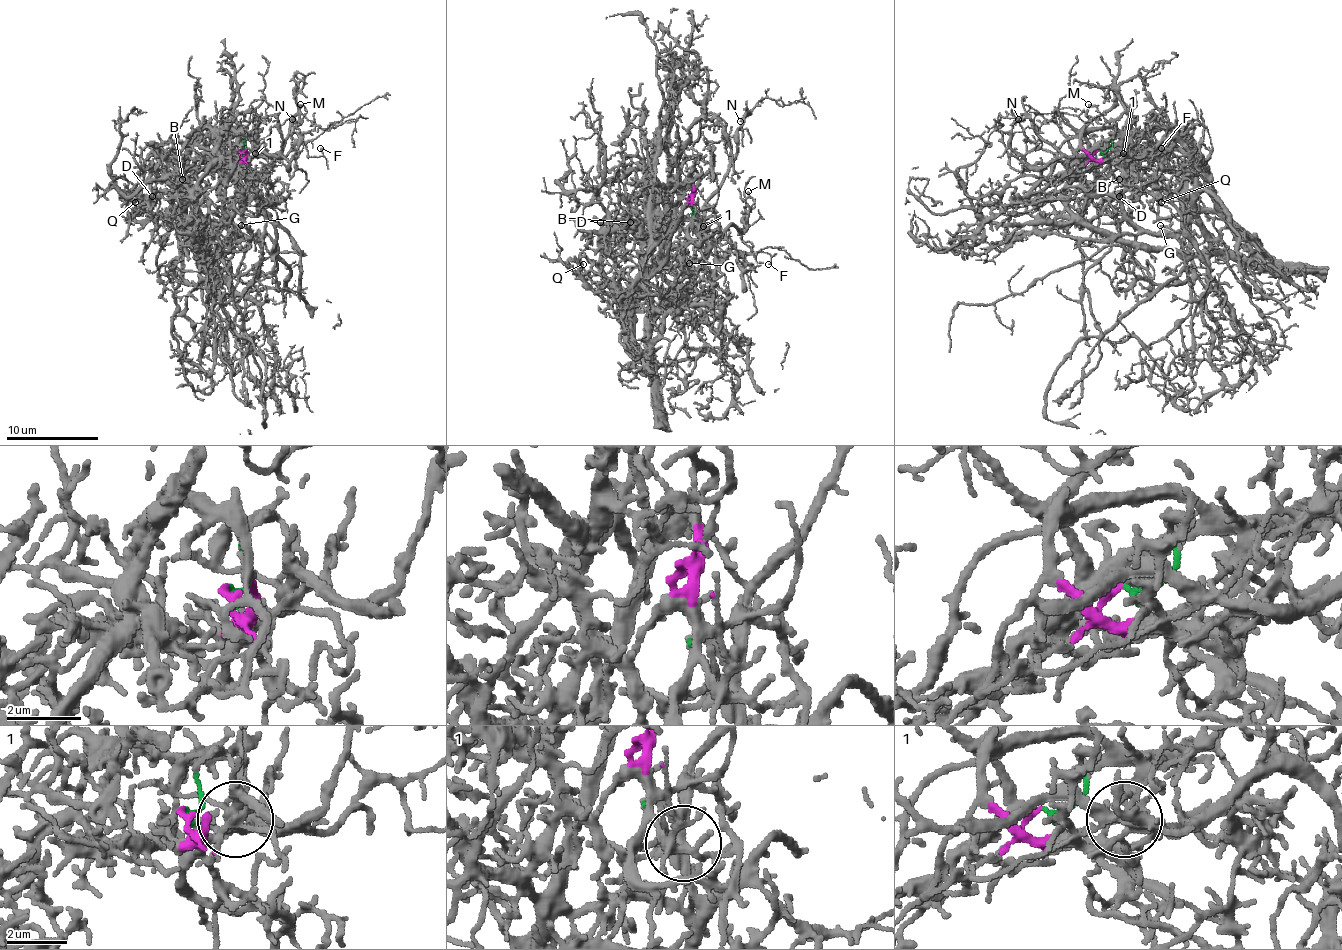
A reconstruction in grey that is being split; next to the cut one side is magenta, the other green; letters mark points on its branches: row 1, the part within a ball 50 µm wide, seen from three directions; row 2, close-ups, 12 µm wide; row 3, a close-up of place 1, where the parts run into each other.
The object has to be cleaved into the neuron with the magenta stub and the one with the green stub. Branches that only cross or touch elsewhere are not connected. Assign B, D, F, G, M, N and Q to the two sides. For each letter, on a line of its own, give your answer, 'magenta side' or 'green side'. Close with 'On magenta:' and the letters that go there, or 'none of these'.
B: magenta side
D: magenta side
F: green side
G: magenta side
M: green side
N: green side
Q: magenta side
On magenta: B, D, G, Q

